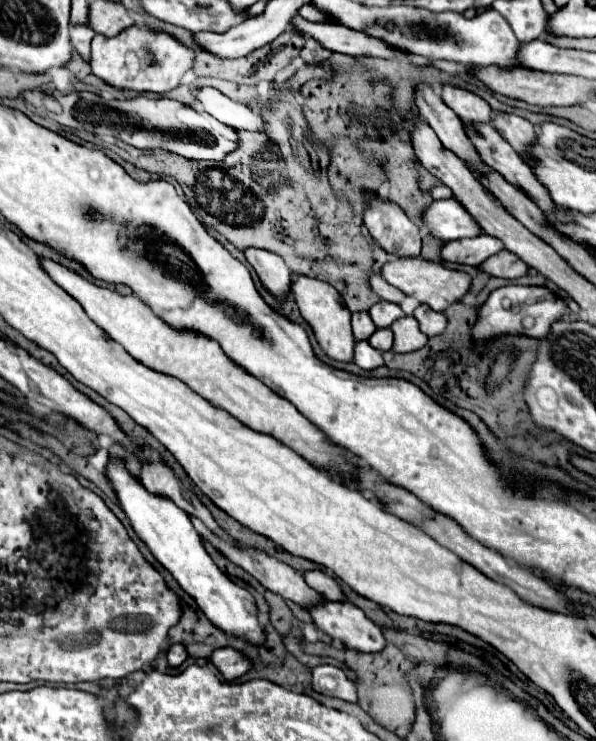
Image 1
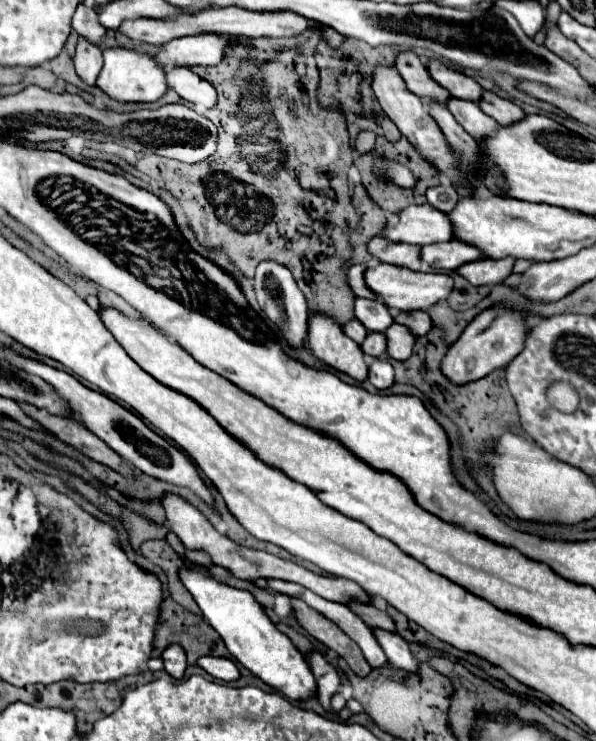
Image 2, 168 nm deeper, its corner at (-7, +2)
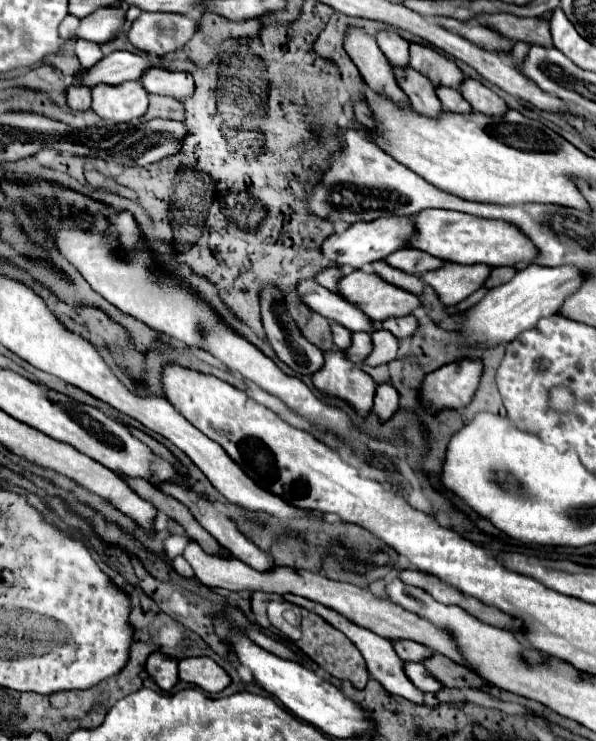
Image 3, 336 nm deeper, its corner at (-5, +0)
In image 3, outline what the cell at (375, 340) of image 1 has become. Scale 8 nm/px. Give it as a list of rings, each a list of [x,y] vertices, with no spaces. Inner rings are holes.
[[[352,333],[352,345],[344,351],[344,355],[352,361],[352,363],[362,363],[366,359],[366,355],[370,353],[370,333]]]

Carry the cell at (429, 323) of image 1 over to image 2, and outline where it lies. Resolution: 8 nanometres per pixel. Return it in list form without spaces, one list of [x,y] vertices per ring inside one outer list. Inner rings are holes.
[[[392,311],[396,323],[410,327],[414,335],[426,335],[432,329],[432,319],[426,311]]]

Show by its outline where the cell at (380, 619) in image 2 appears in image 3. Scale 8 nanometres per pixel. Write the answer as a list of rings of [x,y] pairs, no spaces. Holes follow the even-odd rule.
[[[402,641],[402,643],[392,643],[392,645],[394,645],[394,649],[396,649],[396,653],[398,653],[398,657],[402,661],[422,663],[422,661],[432,657],[432,651],[428,647],[422,647],[418,643],[414,643],[414,641]]]

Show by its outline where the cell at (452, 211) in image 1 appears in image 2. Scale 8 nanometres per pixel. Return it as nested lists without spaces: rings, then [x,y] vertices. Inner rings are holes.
[[[424,203],[402,209],[398,225],[384,235],[392,241],[428,245],[450,241],[454,237],[454,225],[448,213],[432,207],[430,203]]]

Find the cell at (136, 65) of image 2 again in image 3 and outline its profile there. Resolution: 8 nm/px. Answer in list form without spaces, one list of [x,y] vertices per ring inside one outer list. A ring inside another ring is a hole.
[[[126,81],[114,87],[96,87],[92,91],[92,111],[114,123],[138,121],[148,109],[148,93],[138,81]]]

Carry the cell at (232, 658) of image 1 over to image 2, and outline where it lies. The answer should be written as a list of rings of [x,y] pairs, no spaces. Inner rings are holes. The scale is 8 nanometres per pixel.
[[[200,657],[200,663],[198,663],[202,669],[206,669],[212,677],[216,679],[222,679],[222,681],[236,681],[240,677],[240,671],[236,667],[234,661],[226,659],[226,657]]]

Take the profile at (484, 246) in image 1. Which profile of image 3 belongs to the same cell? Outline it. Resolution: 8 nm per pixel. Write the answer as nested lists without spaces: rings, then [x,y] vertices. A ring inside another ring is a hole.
[[[400,249],[394,251],[392,255],[384,257],[384,261],[400,271],[406,271],[410,275],[424,275],[426,271],[434,271],[438,267],[444,265],[444,261],[440,259],[432,259],[432,255],[426,255],[422,251],[414,251],[414,249]]]

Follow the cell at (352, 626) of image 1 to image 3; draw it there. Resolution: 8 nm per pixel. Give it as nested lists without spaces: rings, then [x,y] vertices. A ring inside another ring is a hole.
[[[404,663],[408,679],[424,693],[438,693],[442,689],[442,683],[432,677],[432,673],[422,663]]]

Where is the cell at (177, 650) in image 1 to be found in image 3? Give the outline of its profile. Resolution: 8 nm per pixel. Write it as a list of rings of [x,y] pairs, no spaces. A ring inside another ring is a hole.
[[[152,653],[148,657],[146,671],[162,691],[170,691],[178,683],[178,661],[166,659],[162,653]]]

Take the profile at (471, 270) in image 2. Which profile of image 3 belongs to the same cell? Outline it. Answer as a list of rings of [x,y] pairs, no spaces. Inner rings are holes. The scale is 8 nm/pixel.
[[[444,263],[442,267],[422,275],[422,281],[436,291],[436,295],[446,307],[450,307],[472,295],[476,289],[480,289],[488,275],[488,265]]]

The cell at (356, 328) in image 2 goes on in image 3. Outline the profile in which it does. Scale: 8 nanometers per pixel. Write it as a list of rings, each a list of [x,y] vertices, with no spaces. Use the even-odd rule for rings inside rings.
[[[330,323],[330,327],[332,327],[332,341],[334,341],[336,349],[344,351],[346,347],[350,347],[350,335],[352,333],[346,331],[346,327],[342,327],[338,323]]]

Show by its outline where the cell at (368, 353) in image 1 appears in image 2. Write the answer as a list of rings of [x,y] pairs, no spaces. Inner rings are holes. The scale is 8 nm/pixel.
[[[374,357],[368,367],[368,379],[376,389],[388,389],[394,383],[394,369],[390,361],[382,361]]]

